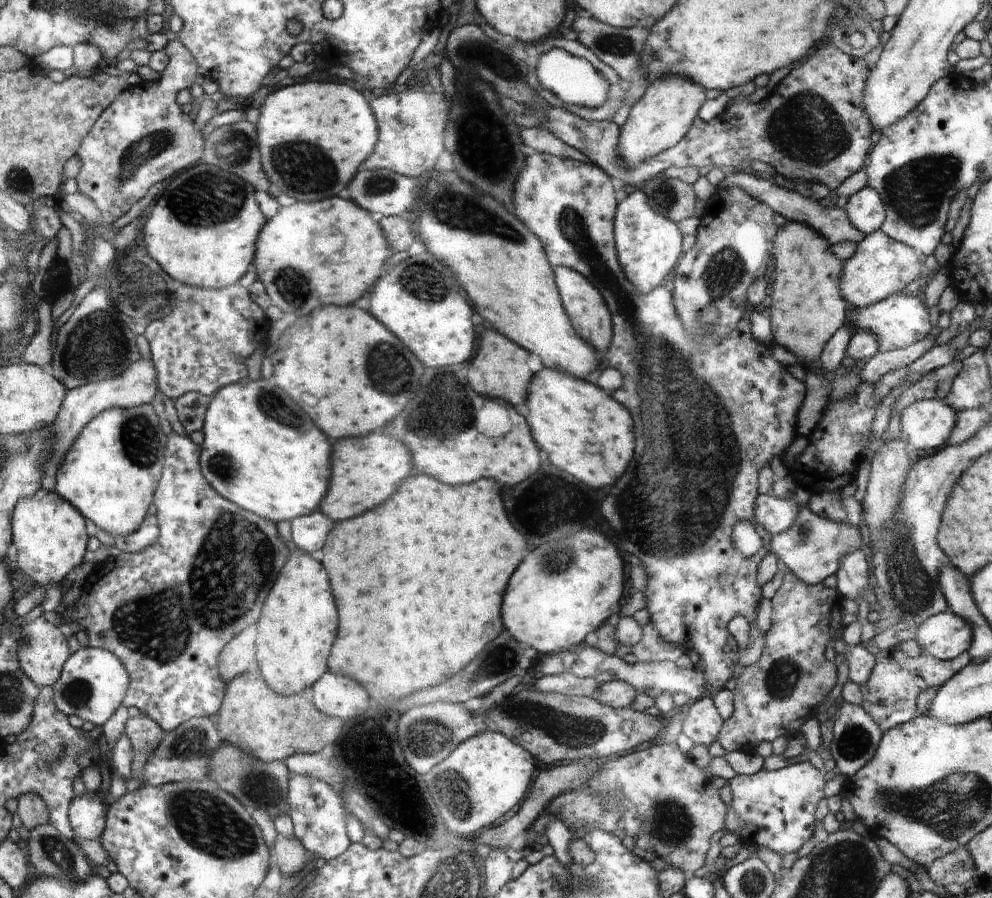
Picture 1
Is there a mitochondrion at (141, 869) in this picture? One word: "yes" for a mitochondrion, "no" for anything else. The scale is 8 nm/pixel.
no

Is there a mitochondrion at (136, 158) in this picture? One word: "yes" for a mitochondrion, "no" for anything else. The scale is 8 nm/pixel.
yes

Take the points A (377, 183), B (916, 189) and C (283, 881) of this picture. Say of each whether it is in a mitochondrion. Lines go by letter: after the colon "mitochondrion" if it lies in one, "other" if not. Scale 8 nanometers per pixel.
A: mitochondrion
B: mitochondrion
C: other

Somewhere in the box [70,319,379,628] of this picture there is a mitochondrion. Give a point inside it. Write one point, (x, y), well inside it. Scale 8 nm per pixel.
(139, 436)

